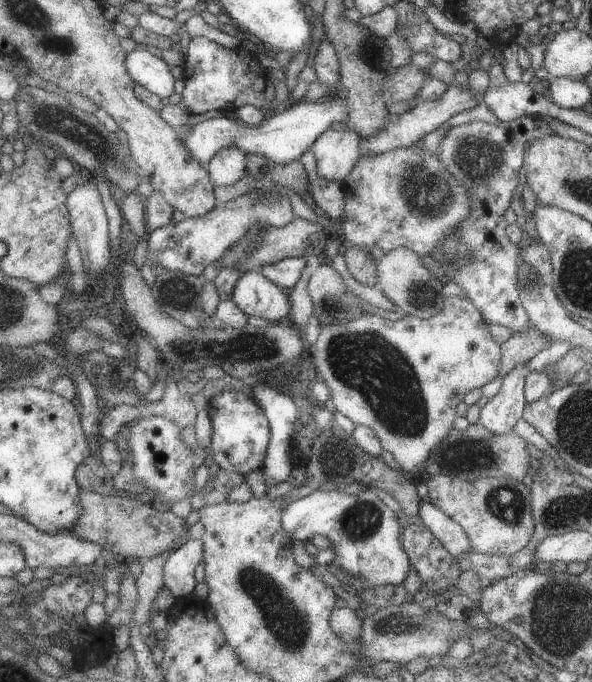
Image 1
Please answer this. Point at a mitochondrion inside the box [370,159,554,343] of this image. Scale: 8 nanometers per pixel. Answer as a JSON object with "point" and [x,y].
{"point":[421,291]}

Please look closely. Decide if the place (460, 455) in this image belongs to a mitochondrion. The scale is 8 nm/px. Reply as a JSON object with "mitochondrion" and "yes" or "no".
{"mitochondrion":"yes"}

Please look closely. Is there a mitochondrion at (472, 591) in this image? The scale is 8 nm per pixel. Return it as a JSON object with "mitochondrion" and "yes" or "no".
{"mitochondrion":"no"}

